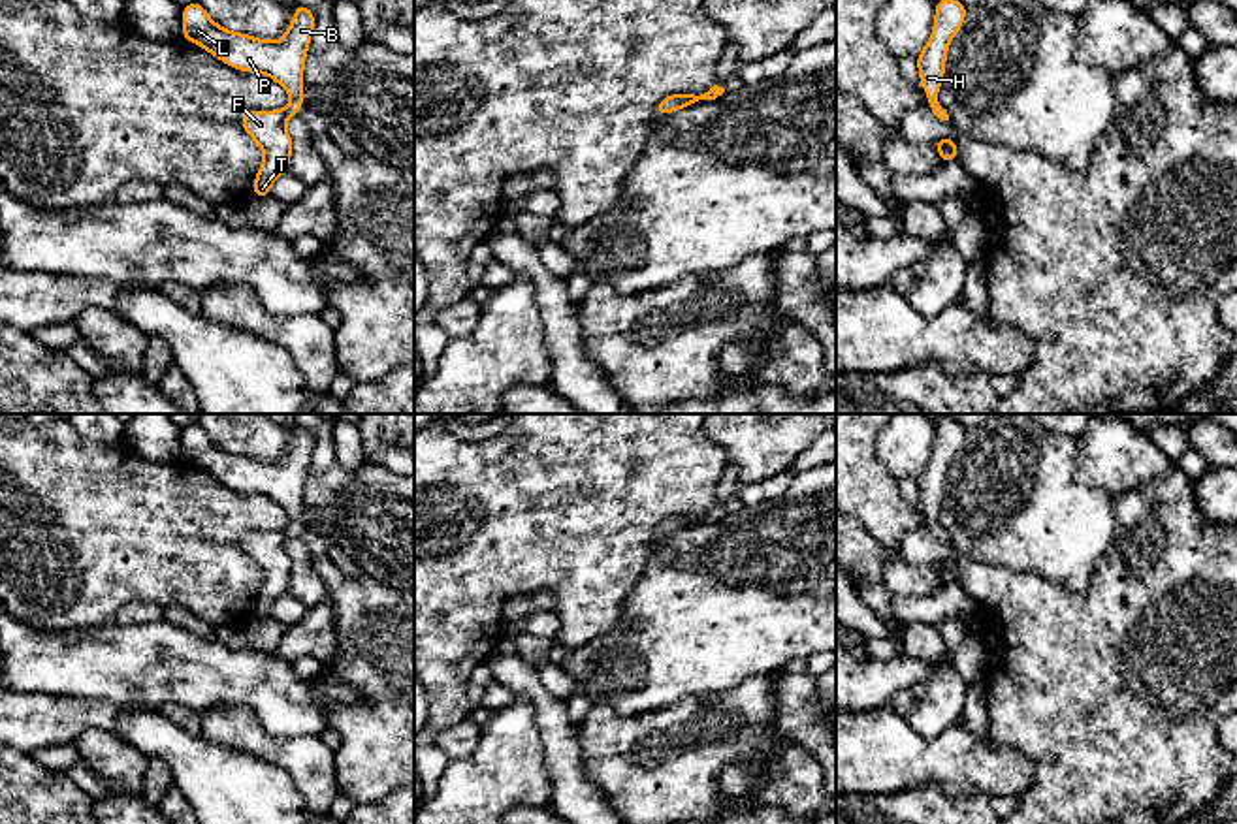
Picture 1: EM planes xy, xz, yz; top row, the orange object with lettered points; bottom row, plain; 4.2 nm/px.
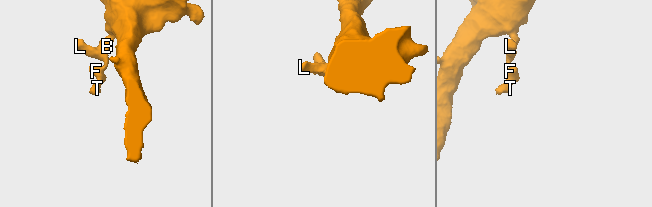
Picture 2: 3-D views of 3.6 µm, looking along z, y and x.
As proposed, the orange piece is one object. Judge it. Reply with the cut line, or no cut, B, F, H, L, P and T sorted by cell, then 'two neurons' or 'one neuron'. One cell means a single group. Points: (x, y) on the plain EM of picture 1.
no cut; B F H L P T; one neuron

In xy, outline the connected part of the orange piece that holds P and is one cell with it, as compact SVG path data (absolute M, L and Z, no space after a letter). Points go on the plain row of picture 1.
M198 423L183 427L185 461L201 467L235 491L269 497L292 517L292 523L281 532L247 532L239 538L247 555L264 572L264 583L254 600L252 619L269 617L271 604L290 587L294 563L284 546L288 538L303 531L303 483L313 448L313 433L297 423L286 457L281 463L262 463L215 446Z

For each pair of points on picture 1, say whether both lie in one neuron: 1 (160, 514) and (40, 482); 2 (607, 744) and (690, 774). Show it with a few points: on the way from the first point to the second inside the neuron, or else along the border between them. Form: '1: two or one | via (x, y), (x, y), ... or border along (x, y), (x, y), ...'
1: one | via (130, 514), (70, 512)
2: one | via (624, 762), (644, 774), (667, 774)

